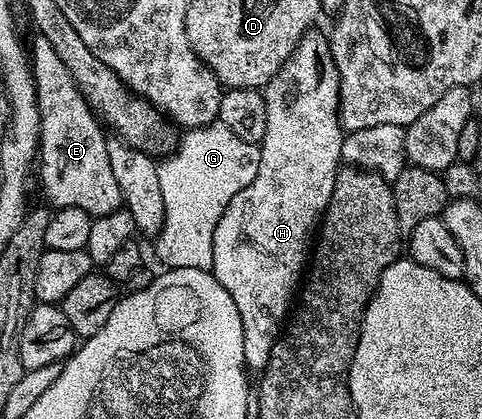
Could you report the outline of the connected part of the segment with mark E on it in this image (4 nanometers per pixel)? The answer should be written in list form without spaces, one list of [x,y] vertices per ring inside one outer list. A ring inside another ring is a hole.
[[[35,35],[34,41],[28,44],[28,55],[31,74],[34,76],[34,93],[38,99],[38,146],[36,160],[42,165],[37,165],[36,172],[42,175],[42,188],[49,203],[55,209],[79,208],[89,216],[103,216],[109,212],[123,207],[120,186],[116,186],[116,177],[112,175],[112,165],[108,162],[107,135],[94,111],[86,104],[85,98],[80,94],[72,74],[68,74],[68,66],[60,62],[56,50],[52,50],[48,38]]]

